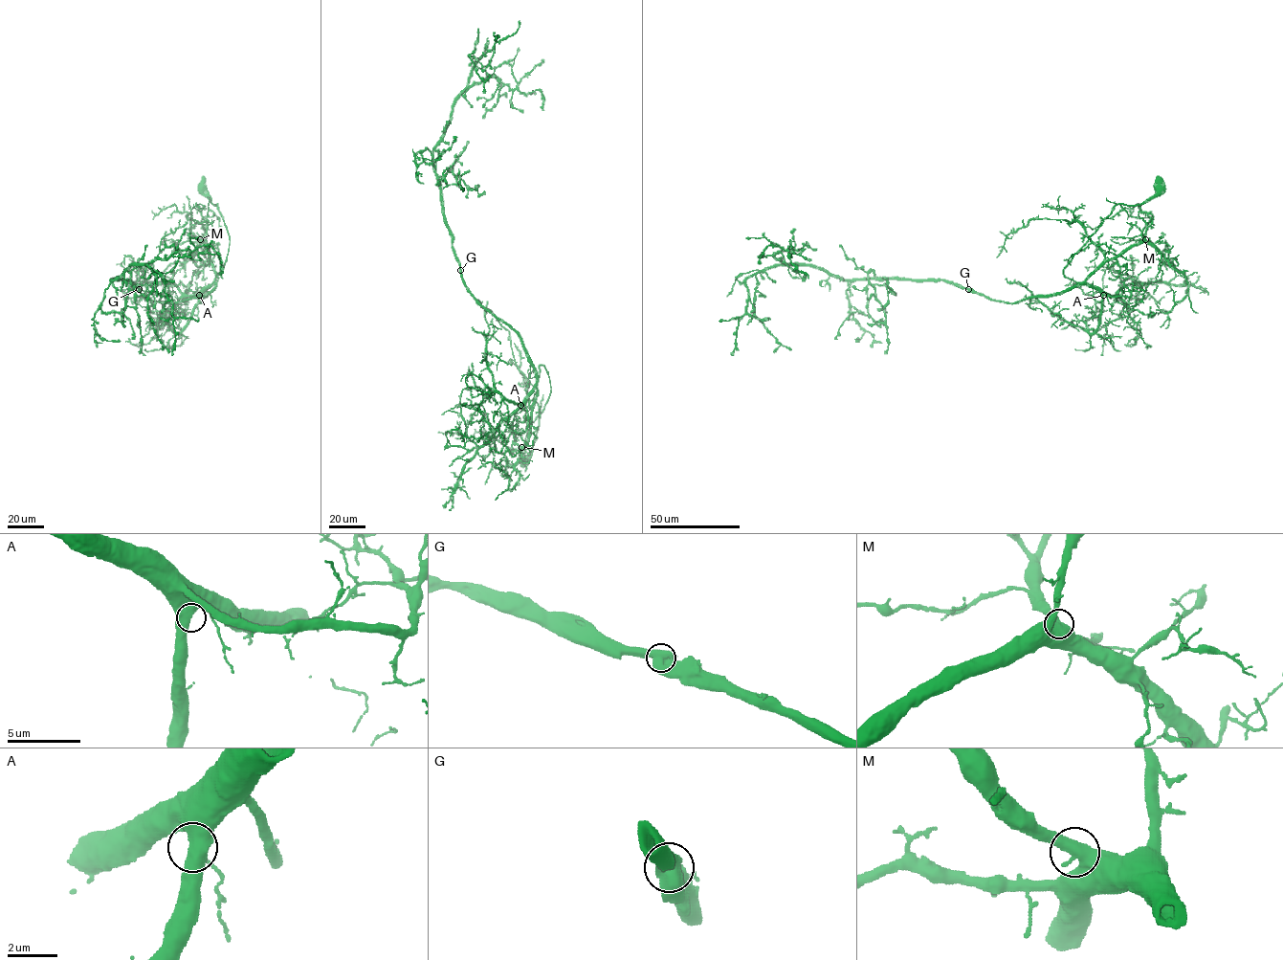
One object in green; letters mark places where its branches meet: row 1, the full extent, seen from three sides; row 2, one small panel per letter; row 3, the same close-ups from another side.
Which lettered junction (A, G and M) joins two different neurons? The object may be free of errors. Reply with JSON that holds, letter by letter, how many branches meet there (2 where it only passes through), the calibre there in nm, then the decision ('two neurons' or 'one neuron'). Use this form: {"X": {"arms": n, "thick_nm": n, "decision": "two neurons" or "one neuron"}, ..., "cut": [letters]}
{"A": {"arms": 2, "thick_nm": 600, "decision": "one neuron"}, "G": {"arms": 2, "thick_nm": 750, "decision": "one neuron"}, "M": {"arms": 2, "thick_nm": 550, "decision": "one neuron"}, "cut": []}

